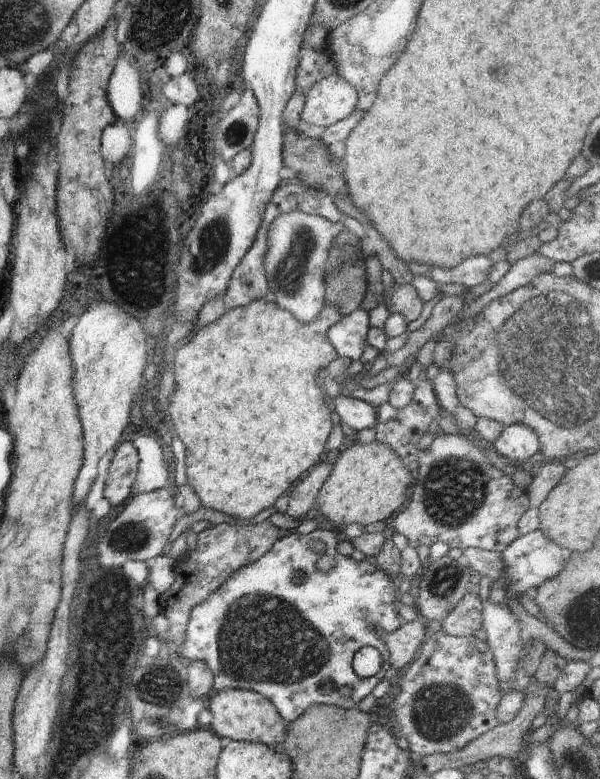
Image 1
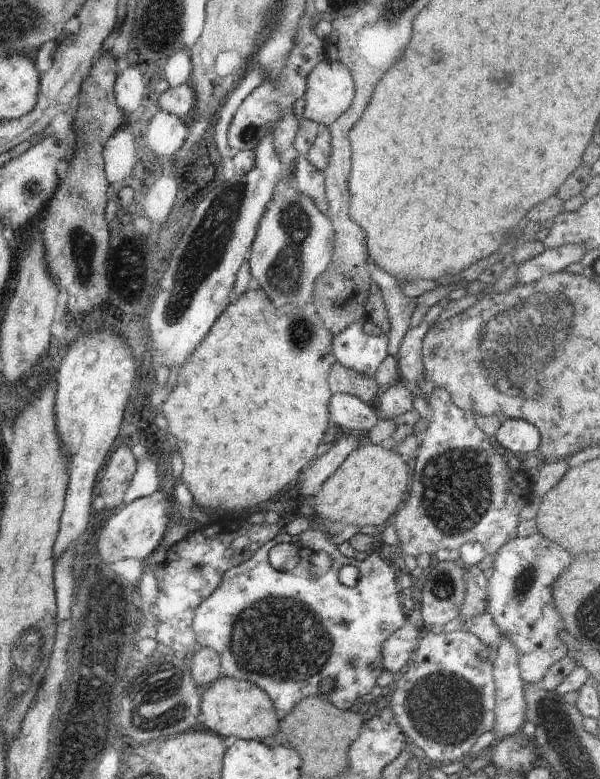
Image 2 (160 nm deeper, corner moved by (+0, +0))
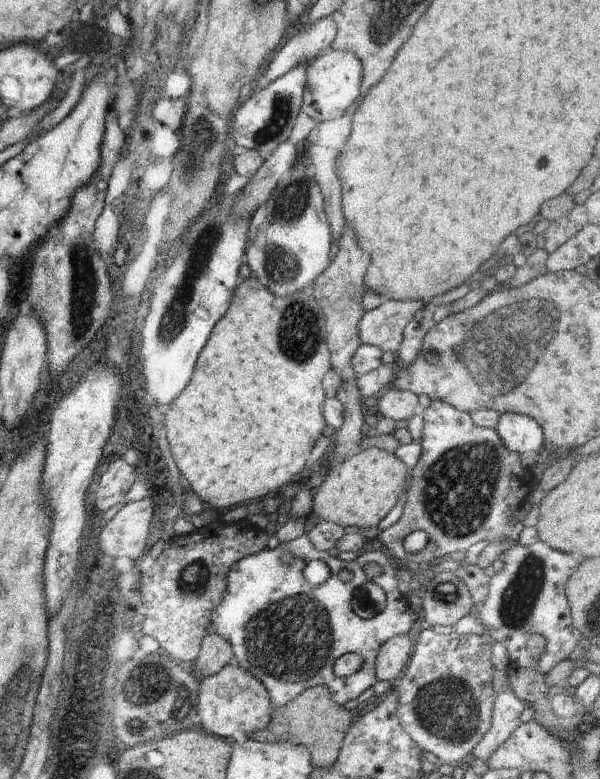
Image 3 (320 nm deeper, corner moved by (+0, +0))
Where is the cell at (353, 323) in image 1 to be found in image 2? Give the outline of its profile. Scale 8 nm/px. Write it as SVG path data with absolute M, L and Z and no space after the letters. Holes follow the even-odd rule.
M363 322L350 324L338 336L332 337L332 350L337 362L354 368L365 376L375 377L378 366L388 355L388 332L372 337L362 328Z

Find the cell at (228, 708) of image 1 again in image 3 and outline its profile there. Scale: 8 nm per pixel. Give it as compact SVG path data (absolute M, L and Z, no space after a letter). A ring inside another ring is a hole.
M227 665L218 674L199 678L199 681L197 714L200 724L209 734L230 738L236 731L252 734L264 730L270 724L274 707L266 688L240 666Z

